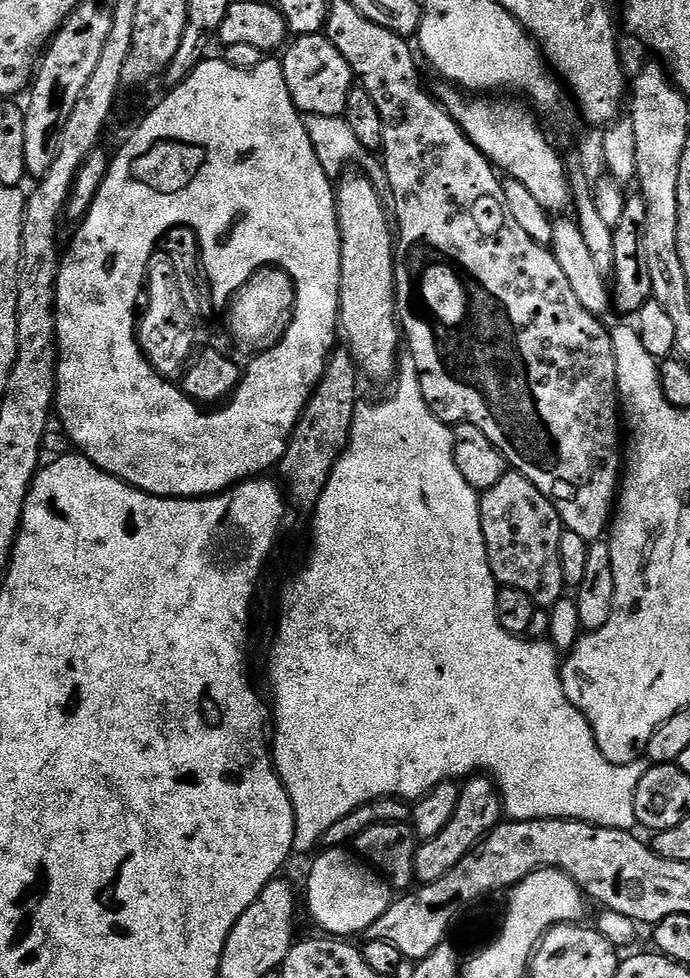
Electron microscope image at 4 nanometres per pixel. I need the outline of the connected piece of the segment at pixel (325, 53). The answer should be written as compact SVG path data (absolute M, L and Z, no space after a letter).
M297 35L287 45L283 53L285 56L282 56L284 85L290 90L290 98L301 114L343 116L346 110L346 98L350 98L350 90L354 86L352 68L346 62L346 58L338 54L338 50L328 40L327 35L304 35Z

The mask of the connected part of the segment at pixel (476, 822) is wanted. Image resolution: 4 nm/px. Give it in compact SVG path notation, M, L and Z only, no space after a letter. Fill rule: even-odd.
M476 774L471 777L460 789L460 801L458 810L454 810L454 818L443 828L438 838L430 838L423 841L416 849L414 858L414 870L416 880L420 884L438 882L445 874L450 874L462 858L466 858L479 845L480 841L501 823L502 801L499 787L487 775ZM469 783L469 784L468 784ZM468 784L468 785L467 785Z

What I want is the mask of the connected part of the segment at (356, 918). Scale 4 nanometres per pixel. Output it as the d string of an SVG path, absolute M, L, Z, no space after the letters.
M330 848L321 853L308 872L309 914L316 919L318 927L325 928L328 931L325 933L336 938L352 938L355 932L367 933L368 927L378 922L392 905L393 889L388 887L379 872L351 851Z

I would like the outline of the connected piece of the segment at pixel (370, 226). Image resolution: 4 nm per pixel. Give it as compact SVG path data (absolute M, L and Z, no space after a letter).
M345 171L336 188L336 213L342 242L342 270L340 271L340 322L342 336L356 360L356 367L372 380L391 381L398 372L398 357L402 352L402 329L396 315L396 257L394 228L390 216L384 213L381 193L374 190L368 177L359 171Z

